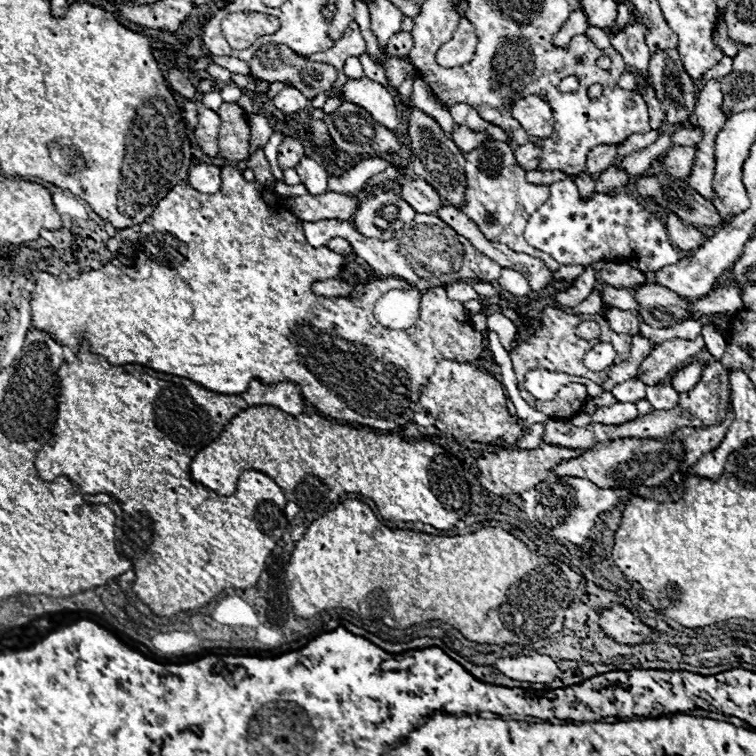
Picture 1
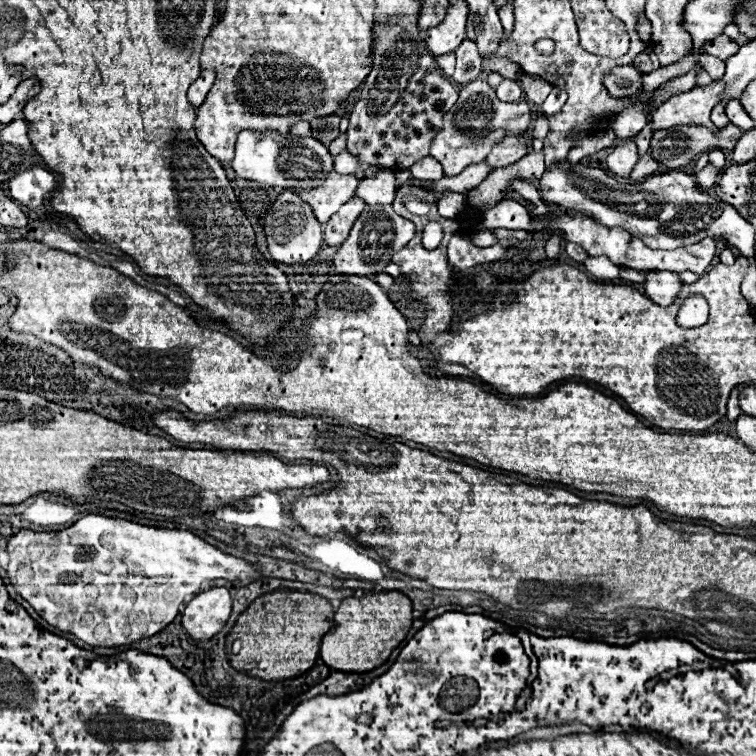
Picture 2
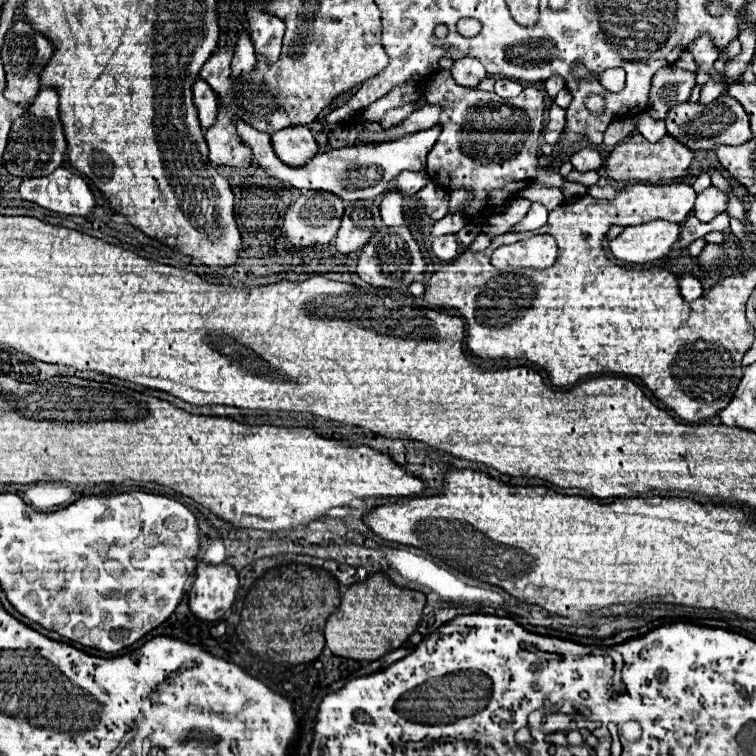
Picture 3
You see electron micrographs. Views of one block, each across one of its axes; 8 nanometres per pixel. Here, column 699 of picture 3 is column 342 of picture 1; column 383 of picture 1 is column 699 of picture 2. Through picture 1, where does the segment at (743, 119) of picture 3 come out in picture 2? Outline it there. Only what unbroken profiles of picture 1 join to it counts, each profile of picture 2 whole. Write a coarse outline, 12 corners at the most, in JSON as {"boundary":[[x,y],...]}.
{"boundary":[[682,126],[654,132],[652,156],[666,168],[712,148],[734,150],[742,130]]}

